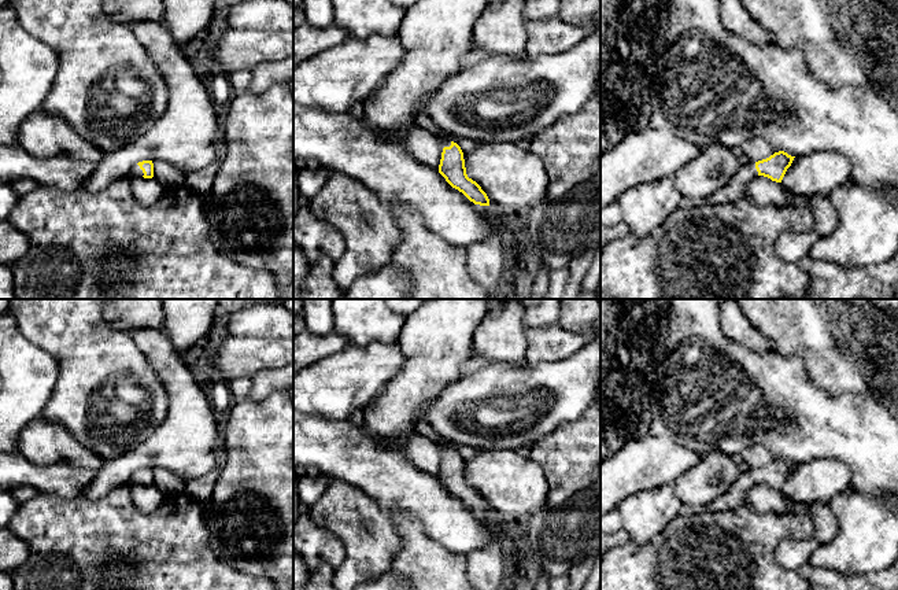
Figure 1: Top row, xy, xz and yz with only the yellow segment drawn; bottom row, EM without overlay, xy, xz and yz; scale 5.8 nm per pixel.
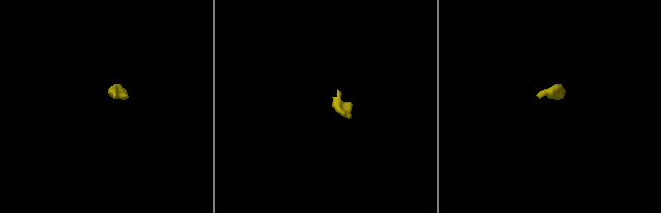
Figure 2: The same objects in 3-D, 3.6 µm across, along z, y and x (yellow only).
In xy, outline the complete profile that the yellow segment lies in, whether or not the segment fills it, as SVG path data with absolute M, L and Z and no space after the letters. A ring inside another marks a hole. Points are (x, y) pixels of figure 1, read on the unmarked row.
M143 468L134 472L130 476L130 483L133 484L144 484L144 486L152 486L154 484L154 471L152 468Z

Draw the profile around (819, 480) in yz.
M817 458L795 464L780 491L798 504L828 505L835 495L850 490L849 467L838 460Z

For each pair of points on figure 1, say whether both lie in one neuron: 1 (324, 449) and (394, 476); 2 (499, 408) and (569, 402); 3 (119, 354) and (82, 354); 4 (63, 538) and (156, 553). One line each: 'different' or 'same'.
1: same
2: same
3: same
4: same

